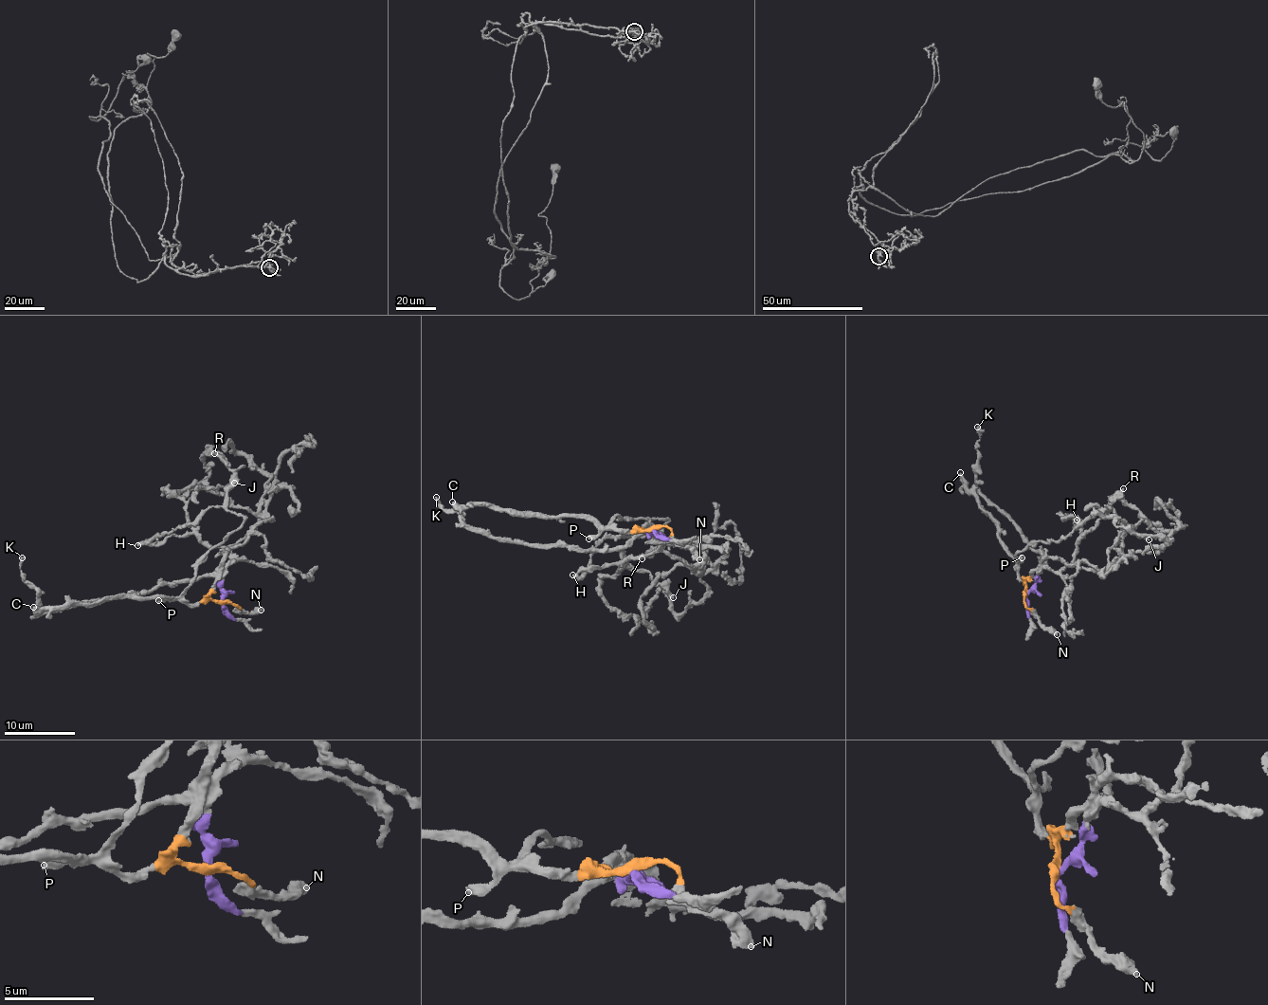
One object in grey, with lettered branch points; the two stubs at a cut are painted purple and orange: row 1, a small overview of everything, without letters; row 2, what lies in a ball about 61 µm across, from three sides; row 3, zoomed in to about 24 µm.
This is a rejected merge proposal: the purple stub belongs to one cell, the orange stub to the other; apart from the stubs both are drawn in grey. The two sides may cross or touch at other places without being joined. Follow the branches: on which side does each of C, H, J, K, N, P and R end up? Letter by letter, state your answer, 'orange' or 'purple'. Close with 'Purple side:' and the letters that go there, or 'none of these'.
C: orange
H: orange
J: purple
K: purple
N: orange
P: orange
R: orange
Purple side: J, K

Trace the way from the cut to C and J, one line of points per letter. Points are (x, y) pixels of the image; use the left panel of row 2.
C: (224, 603), (212, 600), (185, 605), (160, 598), (127, 597), (37, 609), (32, 606)
J: (224, 603), (222, 576), (231, 557), (200, 538), (187, 505), (200, 488), (235, 483)

